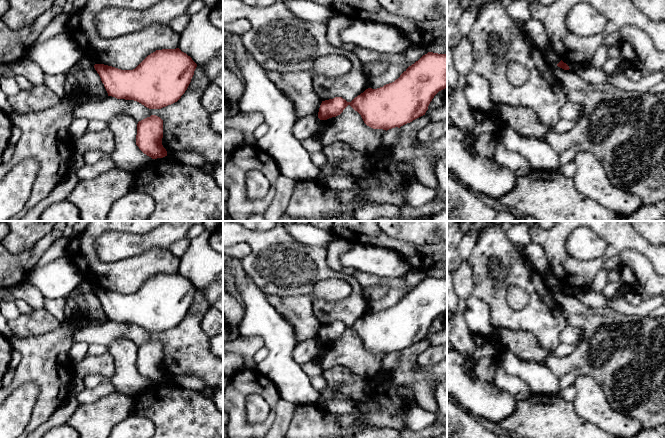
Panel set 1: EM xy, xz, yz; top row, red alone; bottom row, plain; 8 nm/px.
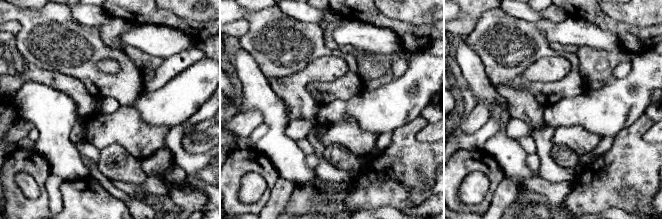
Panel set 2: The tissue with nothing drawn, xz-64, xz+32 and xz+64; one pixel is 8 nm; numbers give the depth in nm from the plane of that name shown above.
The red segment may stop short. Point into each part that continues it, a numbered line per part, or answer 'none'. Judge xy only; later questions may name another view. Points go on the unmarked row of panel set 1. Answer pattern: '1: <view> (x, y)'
none

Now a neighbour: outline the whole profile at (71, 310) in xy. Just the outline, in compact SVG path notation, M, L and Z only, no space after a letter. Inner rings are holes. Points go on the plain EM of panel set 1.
M67 297L66 304L64 308L64 321L70 321L80 315L80 310L77 302L71 297Z

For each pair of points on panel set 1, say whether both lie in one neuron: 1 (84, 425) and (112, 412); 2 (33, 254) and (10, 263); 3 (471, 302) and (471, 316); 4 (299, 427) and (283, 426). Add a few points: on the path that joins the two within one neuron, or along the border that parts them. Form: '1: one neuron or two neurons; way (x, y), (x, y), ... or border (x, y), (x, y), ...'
1: one neuron; way (91, 421), (95, 421), (105, 413)
2: one neuron; way (27, 260), (24, 263), (16, 263)
3: one neuron; way (472, 305), (472, 313)
4: two neurons; border (296, 406), (288, 427)

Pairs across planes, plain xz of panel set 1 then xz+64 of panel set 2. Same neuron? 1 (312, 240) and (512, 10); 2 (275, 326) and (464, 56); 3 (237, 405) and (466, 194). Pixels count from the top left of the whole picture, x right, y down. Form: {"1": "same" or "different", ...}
{"1": "same", "2": "same", "3": "different"}

